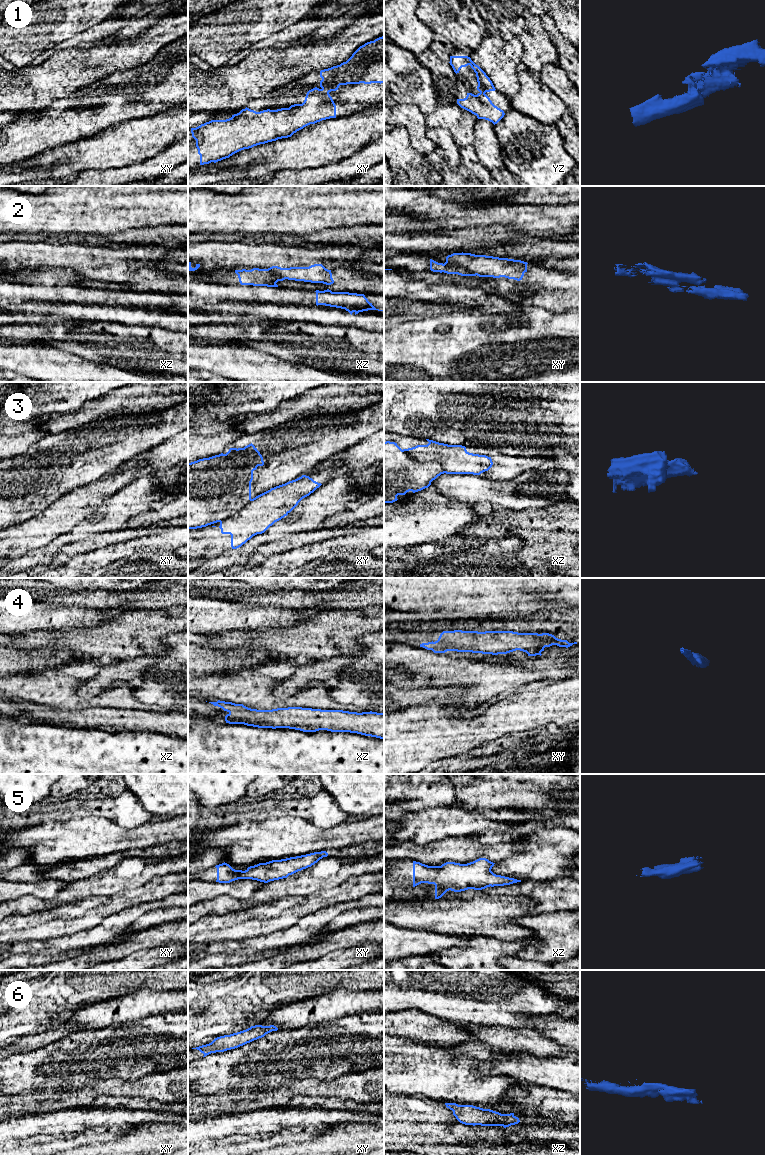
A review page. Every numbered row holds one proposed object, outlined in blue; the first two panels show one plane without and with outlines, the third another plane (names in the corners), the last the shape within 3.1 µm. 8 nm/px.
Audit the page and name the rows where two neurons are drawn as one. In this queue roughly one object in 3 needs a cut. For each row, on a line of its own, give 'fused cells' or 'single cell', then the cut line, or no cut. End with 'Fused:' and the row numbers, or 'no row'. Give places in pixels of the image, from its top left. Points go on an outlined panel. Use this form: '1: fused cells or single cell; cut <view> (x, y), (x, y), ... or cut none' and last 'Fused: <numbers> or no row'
1: single cell; cut none
2: fused cells; cut xy (444, 263), (462, 266), (475, 275)
3: fused cells; cut xz (402, 450), (412, 458), (420, 461), (436, 461), (445, 472)
4: single cell; cut none
5: single cell; cut none
6: single cell; cut none
Fused: 2, 3

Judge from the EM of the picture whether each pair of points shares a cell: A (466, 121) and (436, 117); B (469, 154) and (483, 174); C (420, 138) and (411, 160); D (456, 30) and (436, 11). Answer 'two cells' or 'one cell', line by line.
A: one cell
B: one cell
C: two cells
D: one cell

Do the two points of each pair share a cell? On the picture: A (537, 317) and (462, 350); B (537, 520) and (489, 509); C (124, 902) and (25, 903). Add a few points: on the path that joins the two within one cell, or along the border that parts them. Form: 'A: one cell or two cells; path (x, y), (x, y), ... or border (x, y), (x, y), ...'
A: one cell; path (522, 337), (514, 340), (482, 340)
B: one cell; path (525, 522), (499, 521)
C: two cells; border (132, 888), (119, 891), (110, 896)

